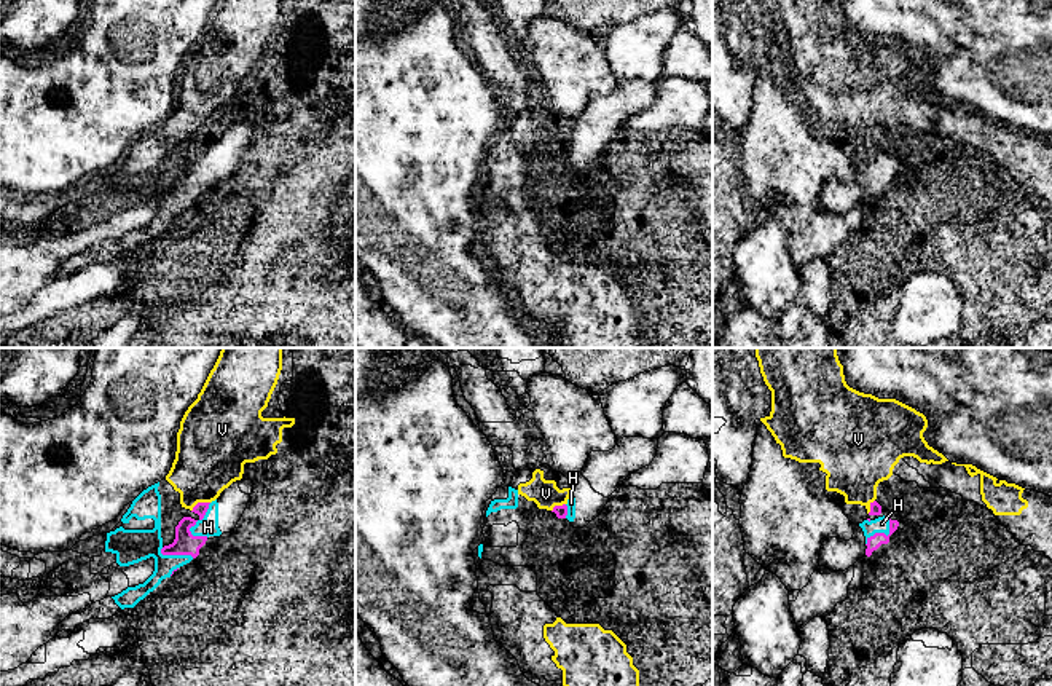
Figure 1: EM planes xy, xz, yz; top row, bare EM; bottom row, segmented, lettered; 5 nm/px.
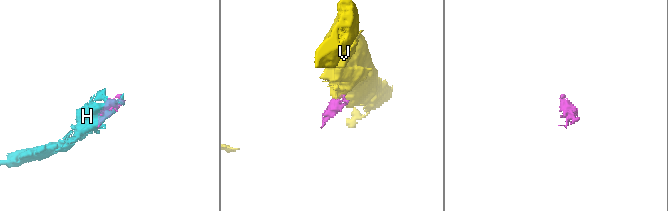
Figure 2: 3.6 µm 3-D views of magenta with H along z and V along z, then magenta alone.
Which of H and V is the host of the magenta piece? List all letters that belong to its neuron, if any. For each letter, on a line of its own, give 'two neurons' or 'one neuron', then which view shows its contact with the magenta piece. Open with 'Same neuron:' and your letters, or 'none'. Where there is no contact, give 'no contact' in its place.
Same neuron: H
H: one neuron; meets magenta in xy
V: two neurons; meets magenta in xy

